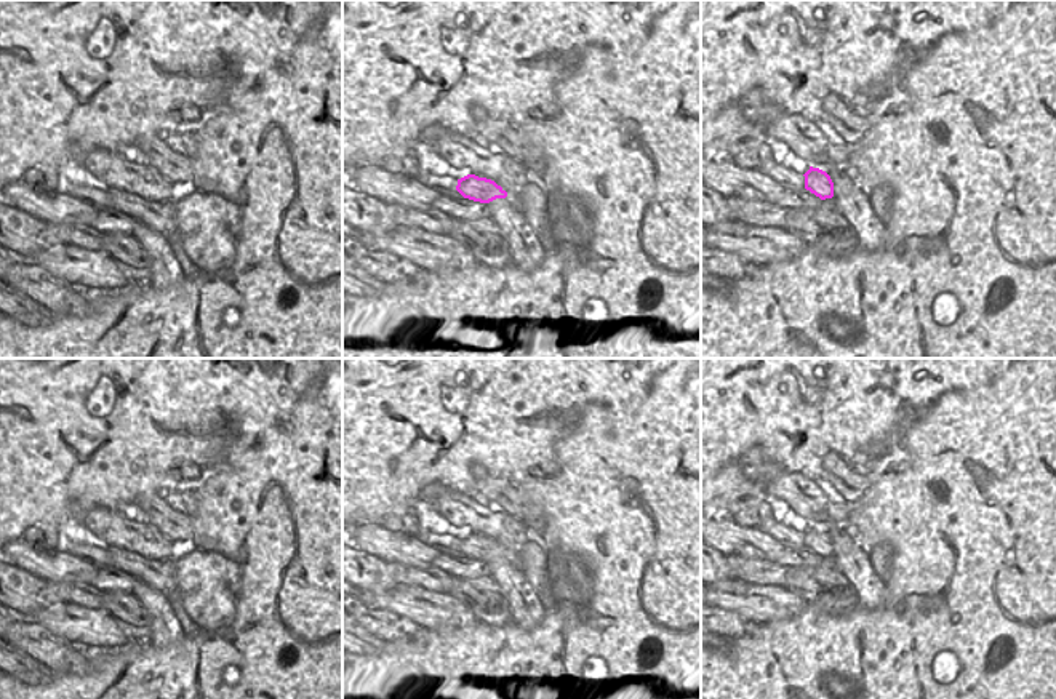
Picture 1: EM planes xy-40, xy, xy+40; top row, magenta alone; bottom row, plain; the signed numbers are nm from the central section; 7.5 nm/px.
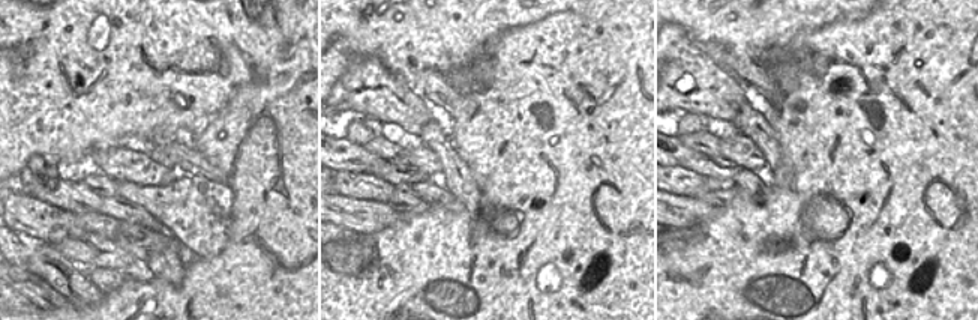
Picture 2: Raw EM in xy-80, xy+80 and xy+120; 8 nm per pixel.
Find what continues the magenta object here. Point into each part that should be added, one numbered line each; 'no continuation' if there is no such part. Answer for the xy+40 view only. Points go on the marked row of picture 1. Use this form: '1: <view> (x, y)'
no continuation

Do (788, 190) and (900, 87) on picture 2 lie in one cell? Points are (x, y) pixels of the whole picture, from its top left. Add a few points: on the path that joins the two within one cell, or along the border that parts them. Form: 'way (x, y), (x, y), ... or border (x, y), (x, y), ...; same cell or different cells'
way (819, 158), (860, 111), (860, 104), (869, 102); same cell

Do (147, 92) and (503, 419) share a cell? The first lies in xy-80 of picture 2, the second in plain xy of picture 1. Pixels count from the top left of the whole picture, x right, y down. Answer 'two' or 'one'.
one

